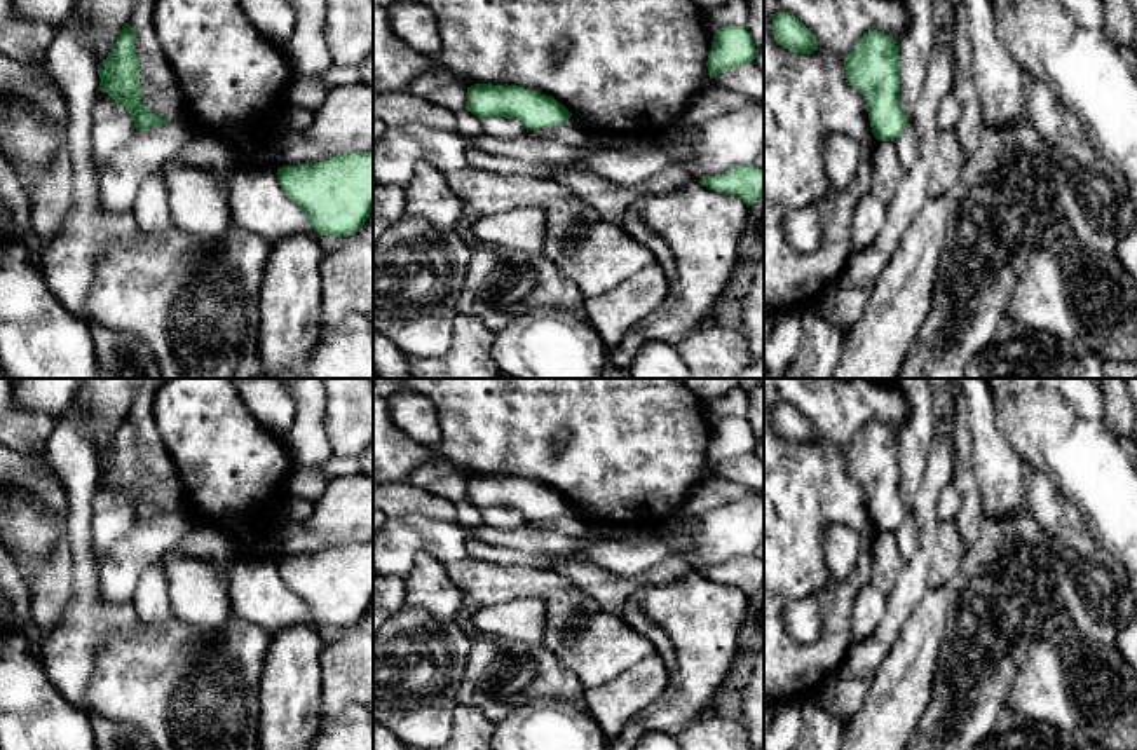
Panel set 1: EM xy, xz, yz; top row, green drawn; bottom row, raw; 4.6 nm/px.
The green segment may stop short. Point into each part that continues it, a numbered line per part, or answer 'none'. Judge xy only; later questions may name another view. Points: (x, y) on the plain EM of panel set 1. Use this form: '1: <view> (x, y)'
none

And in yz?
none

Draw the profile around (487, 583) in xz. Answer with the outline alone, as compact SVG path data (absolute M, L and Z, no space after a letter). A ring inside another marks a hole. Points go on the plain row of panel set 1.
M469 556L446 563L445 570L457 590L471 597L478 607L516 598L546 598L553 591L572 588L567 577L549 569L497 565Z

